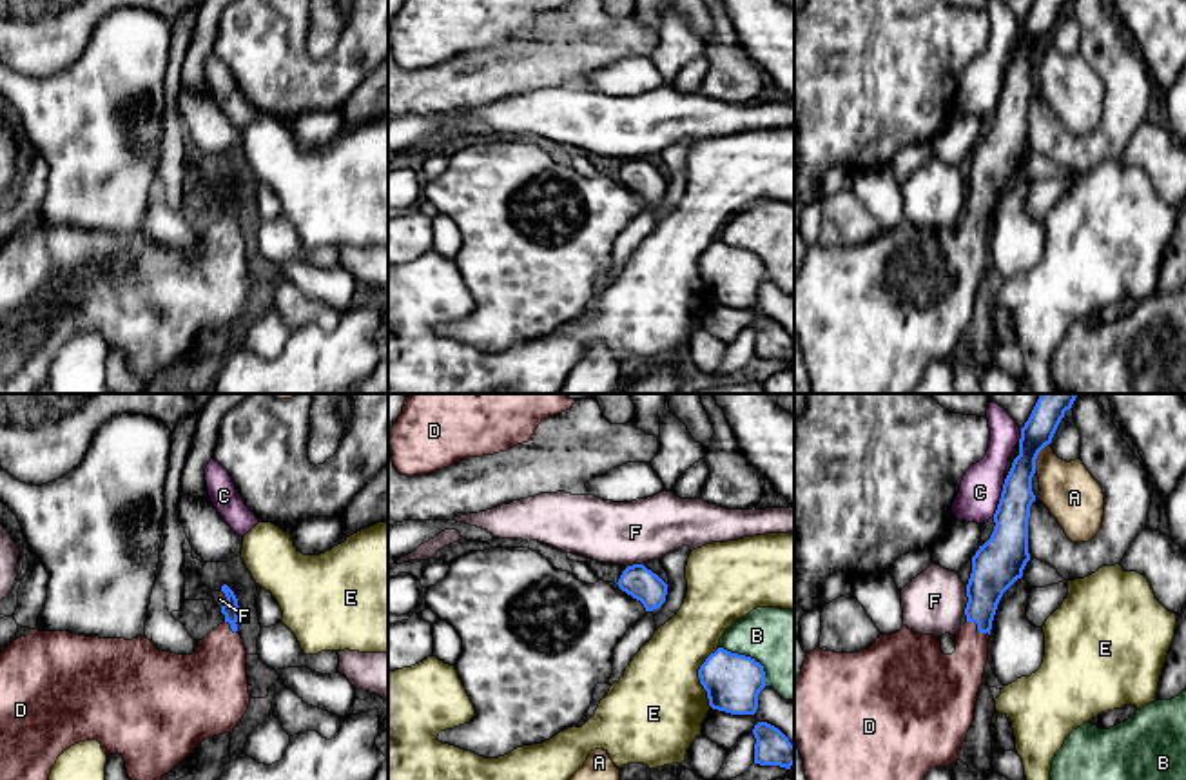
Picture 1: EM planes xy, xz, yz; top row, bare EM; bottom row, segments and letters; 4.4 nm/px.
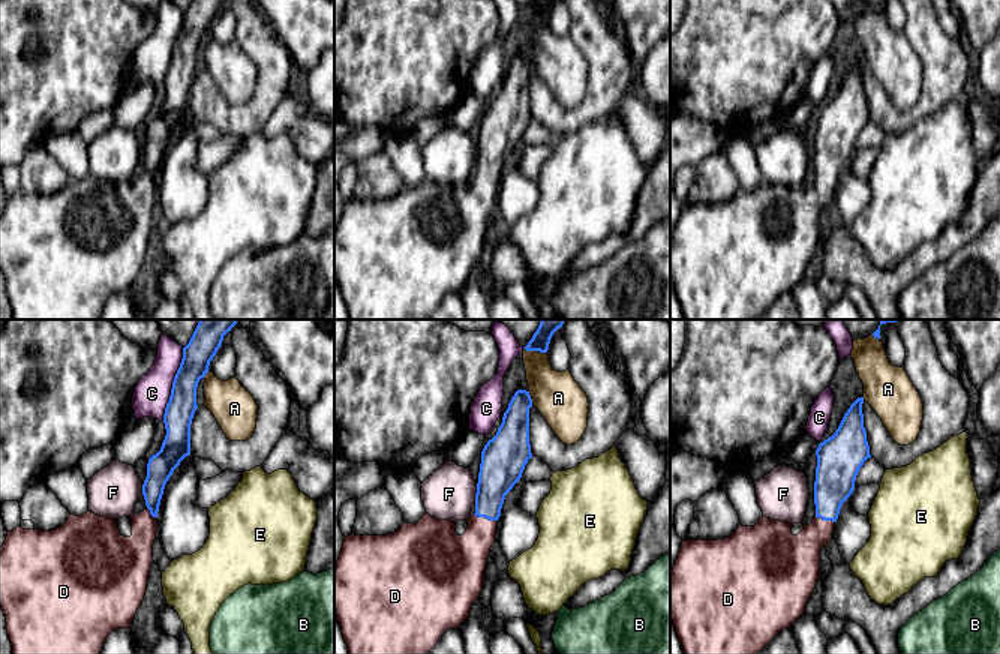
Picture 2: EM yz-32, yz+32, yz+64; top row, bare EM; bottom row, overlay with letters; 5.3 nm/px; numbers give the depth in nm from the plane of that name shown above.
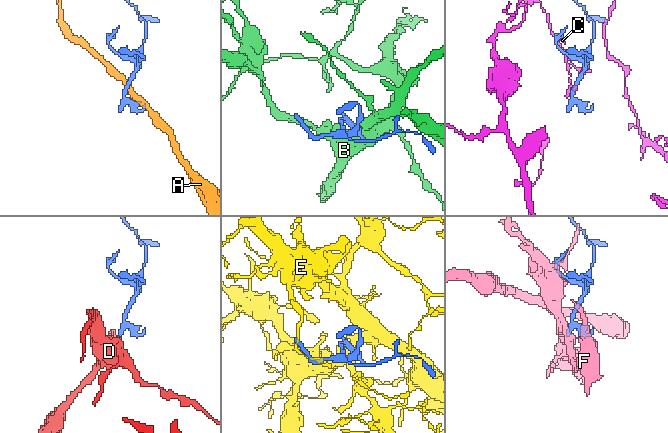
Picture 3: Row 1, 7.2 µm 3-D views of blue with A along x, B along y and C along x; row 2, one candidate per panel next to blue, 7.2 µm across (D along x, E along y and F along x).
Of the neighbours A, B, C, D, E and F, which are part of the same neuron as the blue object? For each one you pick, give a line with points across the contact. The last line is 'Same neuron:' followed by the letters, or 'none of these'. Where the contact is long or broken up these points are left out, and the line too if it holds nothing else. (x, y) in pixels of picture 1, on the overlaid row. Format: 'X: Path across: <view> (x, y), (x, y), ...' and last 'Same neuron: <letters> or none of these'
D: Path across: yz (992, 574), (983, 590), (978, 628), (971, 657), (954, 679)
Same neuron: D

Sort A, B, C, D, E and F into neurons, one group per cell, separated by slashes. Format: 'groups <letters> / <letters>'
groups A / B / C / D / E / F

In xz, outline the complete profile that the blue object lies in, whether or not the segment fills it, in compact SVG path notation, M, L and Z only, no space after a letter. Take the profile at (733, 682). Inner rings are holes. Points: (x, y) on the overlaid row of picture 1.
M718 648L698 669L709 706L731 715L754 715L758 695L767 686L765 671L751 657Z

